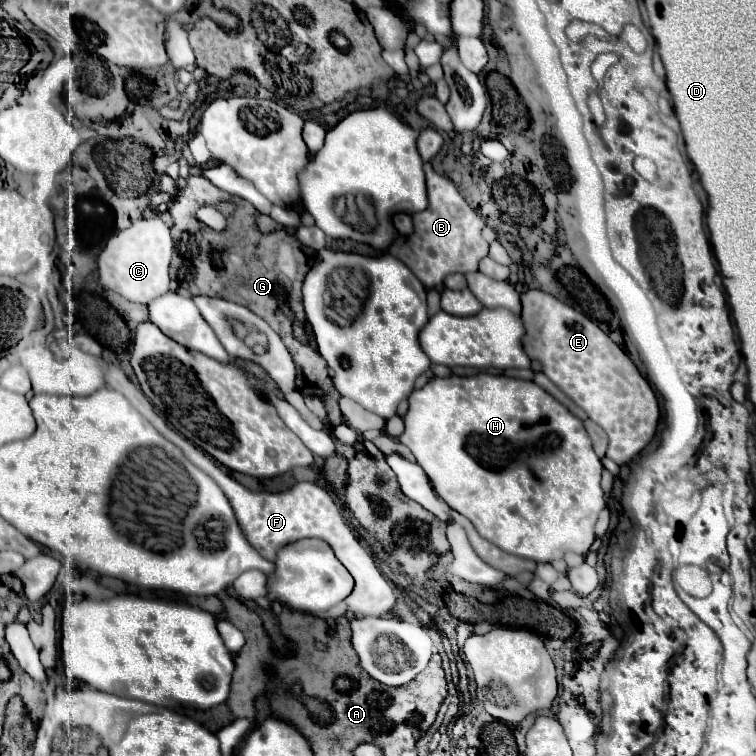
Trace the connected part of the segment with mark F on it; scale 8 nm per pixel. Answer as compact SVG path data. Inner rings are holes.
M108 364L108 374L106 374L106 382L108 386L116 388L118 392L122 392L132 406L148 420L154 424L154 428L164 434L164 438L168 438L172 444L176 444L184 456L200 470L206 470L206 474L224 490L224 494L228 496L228 502L236 514L238 526L244 532L246 540L252 544L252 548L256 548L256 552L266 558L266 560L274 560L276 558L276 550L284 544L302 540L302 538L320 538L324 542L330 544L330 548L334 550L336 558L350 570L356 586L352 590L352 594L346 598L346 608L348 612L352 612L354 616L372 616L372 618L384 618L384 616L394 616L396 612L396 594L390 588L390 584L386 582L386 578L380 574L380 570L376 568L372 556L360 546L360 542L354 538L354 534L350 532L350 528L346 526L346 522L342 520L336 502L332 500L332 496L318 484L314 482L298 482L294 484L290 490L284 492L252 492L248 488L244 488L242 484L238 484L234 478L230 478L228 474L224 474L220 468L214 466L214 462L208 458L208 454L200 448L196 448L194 444L190 444L180 432L172 430L166 422L166 418L162 414L158 414L150 400L142 394L140 388L136 388L118 366Z

